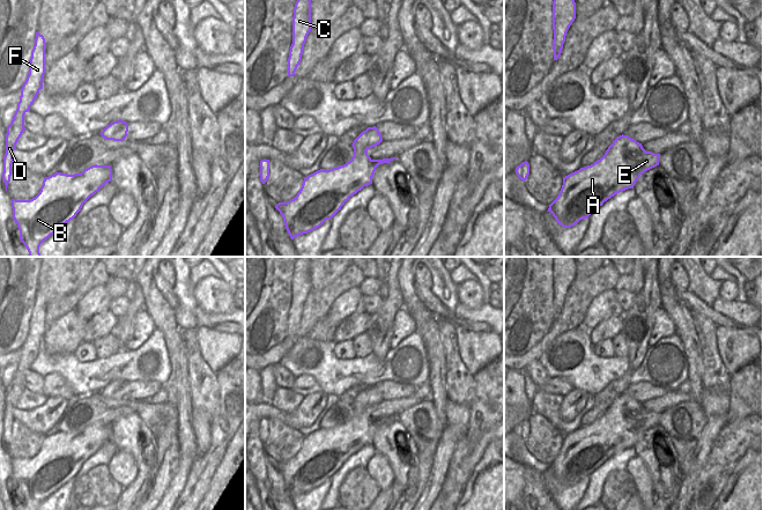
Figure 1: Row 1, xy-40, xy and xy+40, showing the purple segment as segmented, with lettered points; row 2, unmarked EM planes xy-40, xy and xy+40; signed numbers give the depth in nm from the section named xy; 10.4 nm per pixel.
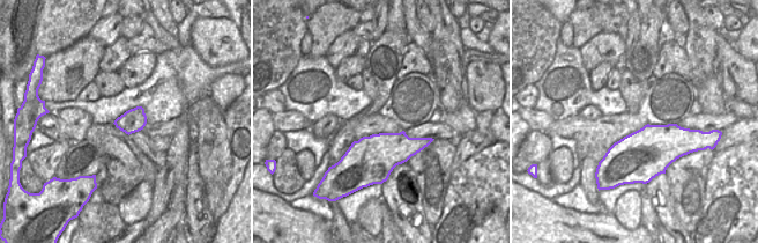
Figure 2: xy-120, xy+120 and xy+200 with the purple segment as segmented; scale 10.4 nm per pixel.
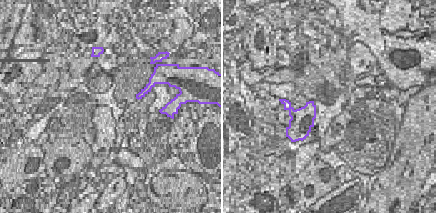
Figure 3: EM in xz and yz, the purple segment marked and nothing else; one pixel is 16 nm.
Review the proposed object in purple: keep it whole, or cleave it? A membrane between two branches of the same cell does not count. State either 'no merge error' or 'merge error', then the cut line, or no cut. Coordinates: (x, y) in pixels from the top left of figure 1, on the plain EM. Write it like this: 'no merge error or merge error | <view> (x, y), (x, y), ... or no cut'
no merge error | no cut

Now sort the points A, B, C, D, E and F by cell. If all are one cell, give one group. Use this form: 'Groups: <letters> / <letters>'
Groups: A B C D E F.

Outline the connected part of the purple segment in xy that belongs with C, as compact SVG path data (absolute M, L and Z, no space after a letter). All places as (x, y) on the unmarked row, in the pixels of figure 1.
M297 257L292 276L292 303L288 317L288 335L294 335L302 319L304 303L311 290L311 259Z

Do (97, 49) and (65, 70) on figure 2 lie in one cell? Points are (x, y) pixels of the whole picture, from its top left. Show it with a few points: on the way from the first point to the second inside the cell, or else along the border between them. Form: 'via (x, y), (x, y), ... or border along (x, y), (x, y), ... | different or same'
via (89, 52), (73, 66) | same

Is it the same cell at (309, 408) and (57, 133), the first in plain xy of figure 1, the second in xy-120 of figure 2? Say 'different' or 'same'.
different

